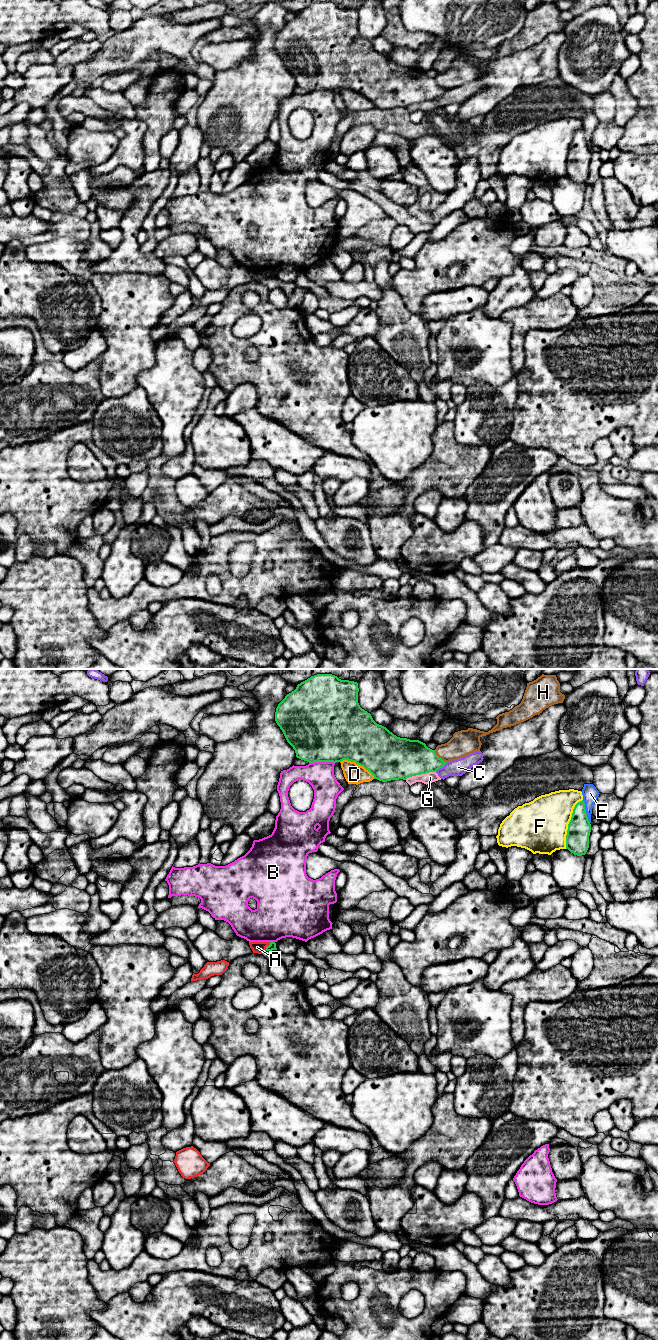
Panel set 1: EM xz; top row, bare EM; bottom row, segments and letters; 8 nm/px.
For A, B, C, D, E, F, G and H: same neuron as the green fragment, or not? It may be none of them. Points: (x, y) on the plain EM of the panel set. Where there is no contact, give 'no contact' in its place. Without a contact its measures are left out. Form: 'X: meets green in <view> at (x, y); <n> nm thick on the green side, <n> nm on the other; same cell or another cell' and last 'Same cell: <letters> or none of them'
A: meets green in xz at (267, 274); 60 nm thick on the green side, 100 nm on the other; another cell
B: meets green in xz at (321, 89); 500 nm thick on the green side, 220 nm on the other; another cell
C: meets green in xz at (441, 95); 280 nm thick on the green side, 130 nm on the other; another cell
D: meets green in xz at (358, 92); 420 nm thick on the green side, 160 nm on the other; another cell
E: meets green in xz at (585, 139); 190 nm thick on the green side, 120 nm on the other; another cell
F: meets green in xz at (569, 151); 190 nm thick on the green side, 420 nm on the other; another cell
G: meets green in xz at (420, 102); 340 nm thick on the green side, 90 nm on the other; another cell
H: meets green in xz at (438, 85); 300 nm thick on the green side, 200 nm on the other; another cell
Same cell: none of them

